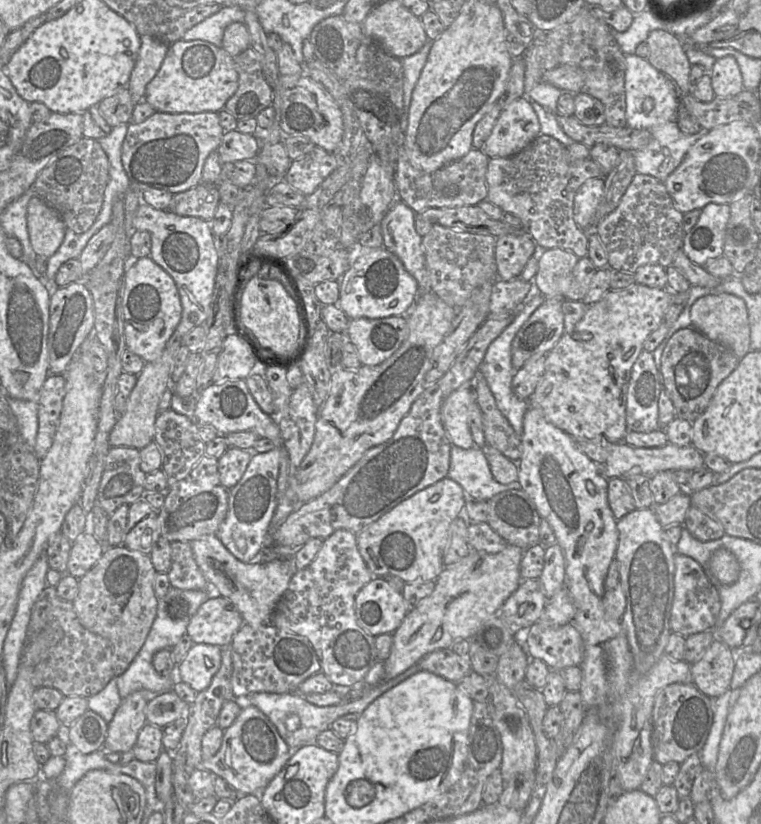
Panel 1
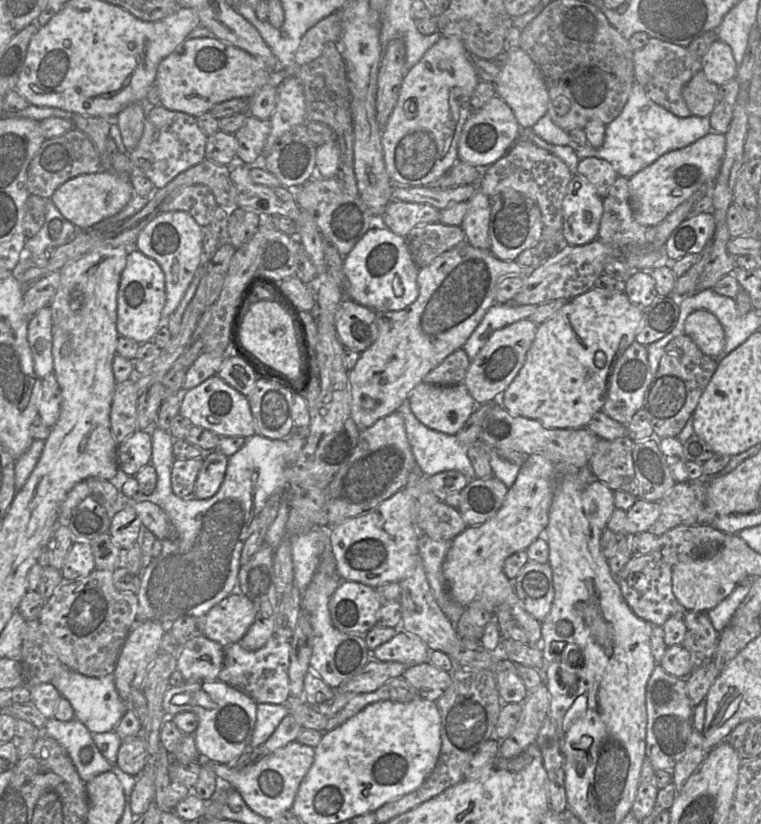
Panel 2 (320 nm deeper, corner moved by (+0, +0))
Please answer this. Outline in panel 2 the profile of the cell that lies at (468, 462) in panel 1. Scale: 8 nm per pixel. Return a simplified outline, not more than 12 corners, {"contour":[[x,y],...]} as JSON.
{"contour":[[399,408],[417,467],[425,476],[475,471],[456,435],[432,430]]}

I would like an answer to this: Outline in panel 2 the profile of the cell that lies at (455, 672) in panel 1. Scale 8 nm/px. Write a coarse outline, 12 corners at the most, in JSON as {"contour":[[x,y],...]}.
{"contour":[[398,630],[371,653],[372,659],[411,667],[428,662],[417,636]]}

